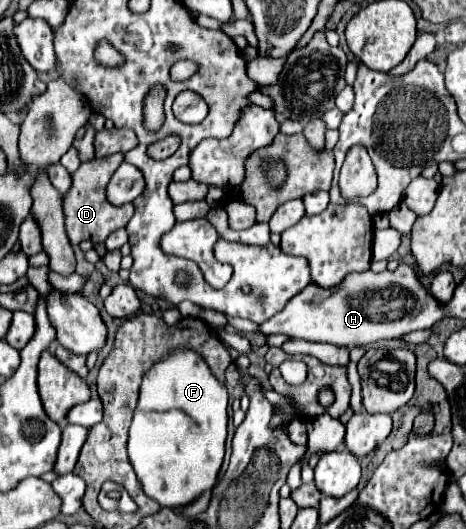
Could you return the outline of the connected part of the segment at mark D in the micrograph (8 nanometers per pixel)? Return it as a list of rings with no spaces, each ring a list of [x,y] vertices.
[[[116,153],[104,159],[92,159],[88,163],[82,163],[76,173],[72,173],[72,191],[64,197],[64,217],[66,217],[66,233],[70,237],[72,245],[78,245],[80,241],[88,239],[92,243],[104,243],[106,237],[122,227],[132,219],[134,205],[126,203],[120,207],[114,207],[106,199],[106,185],[114,171],[120,167],[124,155]]]

